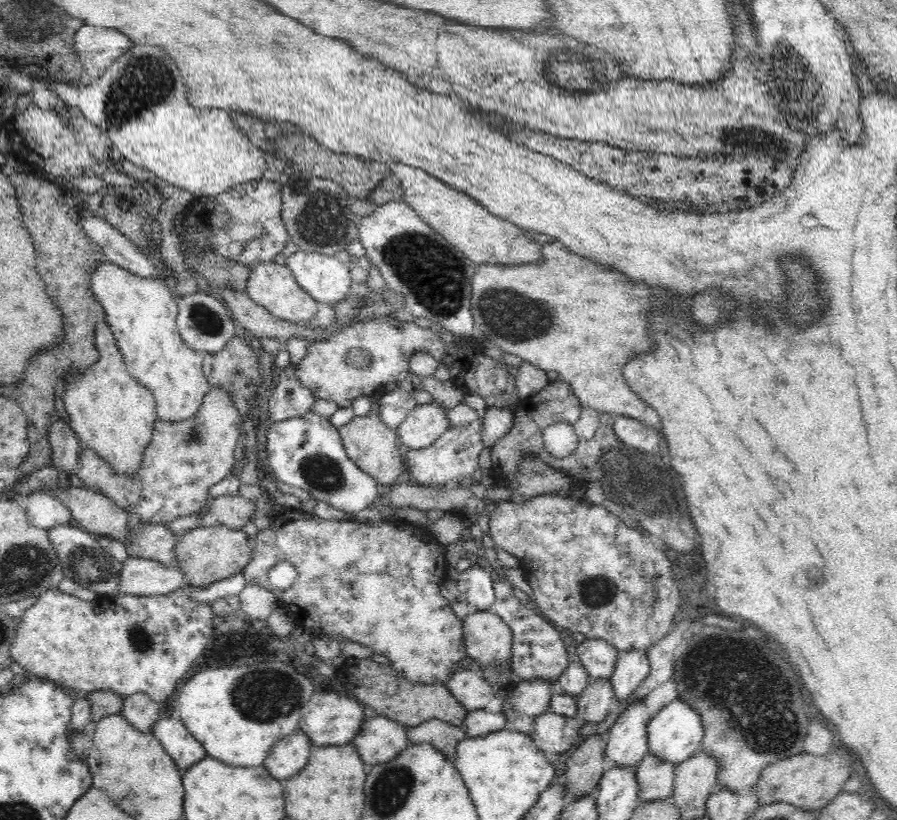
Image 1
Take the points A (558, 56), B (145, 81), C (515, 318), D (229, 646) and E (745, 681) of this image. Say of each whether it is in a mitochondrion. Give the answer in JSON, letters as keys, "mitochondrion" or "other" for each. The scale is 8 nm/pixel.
{"A":"mitochondrion","B":"mitochondrion","C":"mitochondrion","D":"other","E":"mitochondrion"}

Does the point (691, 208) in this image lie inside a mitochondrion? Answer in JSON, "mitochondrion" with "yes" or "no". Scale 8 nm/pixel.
{"mitochondrion":"no"}

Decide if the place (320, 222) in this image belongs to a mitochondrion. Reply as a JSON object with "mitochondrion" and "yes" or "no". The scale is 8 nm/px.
{"mitochondrion":"yes"}

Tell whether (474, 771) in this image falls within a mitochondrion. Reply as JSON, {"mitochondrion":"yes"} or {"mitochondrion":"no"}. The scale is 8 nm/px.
{"mitochondrion":"no"}

